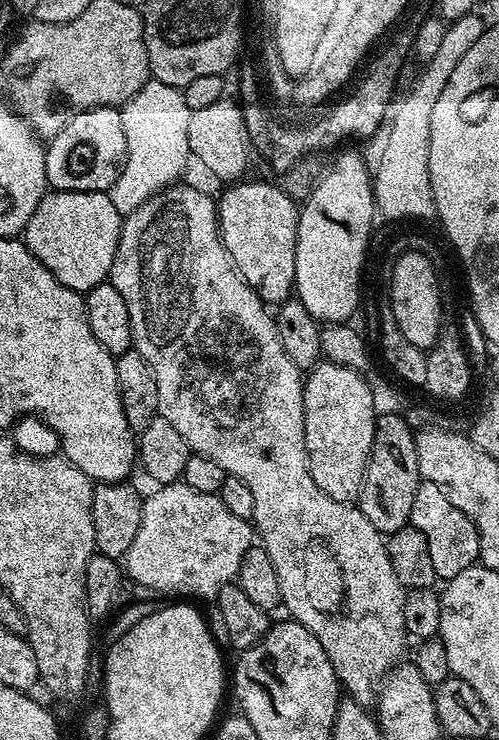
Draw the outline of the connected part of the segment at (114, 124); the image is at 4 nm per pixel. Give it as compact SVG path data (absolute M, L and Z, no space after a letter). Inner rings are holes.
M91 108L70 118L70 122L47 141L44 157L46 178L55 191L107 192L114 186L128 159L120 108Z

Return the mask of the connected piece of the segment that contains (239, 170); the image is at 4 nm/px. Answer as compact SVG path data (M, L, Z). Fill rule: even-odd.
M225 98L206 106L202 110L194 110L190 118L190 126L186 129L188 151L212 176L223 182L236 182L245 175L248 168L248 155L253 155L253 148L248 143L246 118L243 117L241 105L235 99Z

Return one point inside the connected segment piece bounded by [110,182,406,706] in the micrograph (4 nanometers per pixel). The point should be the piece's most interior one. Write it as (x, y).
(223, 379)

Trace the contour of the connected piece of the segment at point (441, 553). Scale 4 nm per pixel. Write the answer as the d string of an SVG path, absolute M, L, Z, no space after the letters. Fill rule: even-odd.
M421 480L418 494L414 494L414 506L410 506L411 527L422 530L426 542L430 546L430 562L434 566L434 574L441 581L447 582L454 574L462 574L462 570L473 567L479 561L480 547L478 546L478 530L462 510L458 510L434 486L434 482Z

